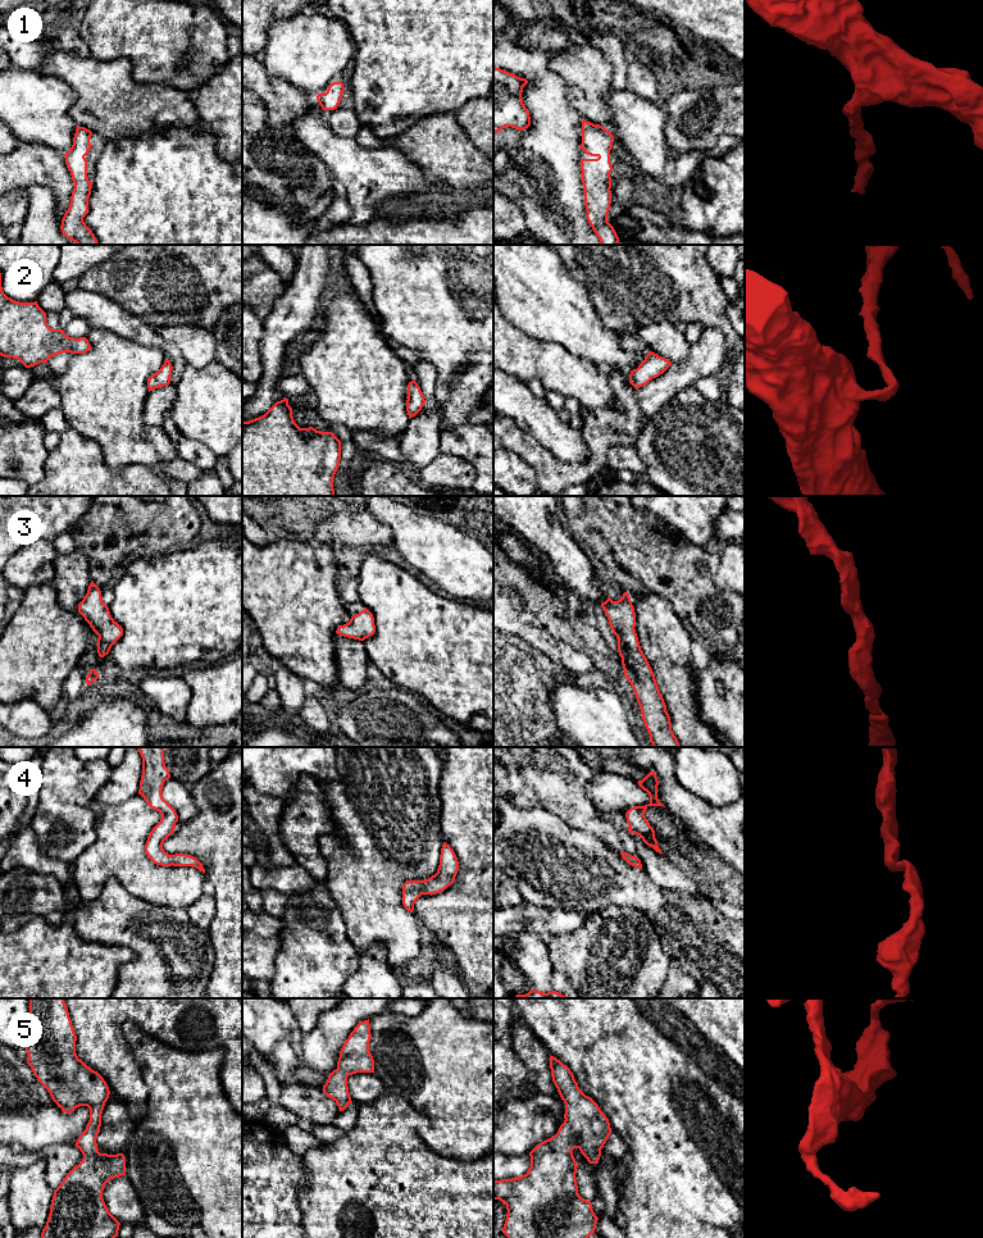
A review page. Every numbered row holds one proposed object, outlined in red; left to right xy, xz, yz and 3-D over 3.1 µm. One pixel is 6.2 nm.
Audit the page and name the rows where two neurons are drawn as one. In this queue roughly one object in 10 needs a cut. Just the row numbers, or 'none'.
none

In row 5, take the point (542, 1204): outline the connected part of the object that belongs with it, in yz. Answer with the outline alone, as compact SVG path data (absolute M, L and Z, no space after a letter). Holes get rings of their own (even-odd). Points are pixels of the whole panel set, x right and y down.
M551 1055L550 1069L552 1082L565 1103L564 1123L555 1135L538 1143L529 1152L531 1168L524 1175L493 1180L493 1200L500 1200L508 1210L506 1220L501 1229L508 1238L588 1238L595 1233L599 1220L592 1210L591 1201L583 1200L578 1194L575 1179L578 1165L572 1151L578 1148L590 1164L597 1164L601 1156L601 1148L611 1134L610 1123L599 1105L579 1089L570 1069Z

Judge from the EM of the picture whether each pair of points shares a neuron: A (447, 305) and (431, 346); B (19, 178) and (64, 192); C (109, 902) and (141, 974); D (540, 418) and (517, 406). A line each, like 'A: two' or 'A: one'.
A: one
B: one
C: one
D: one

